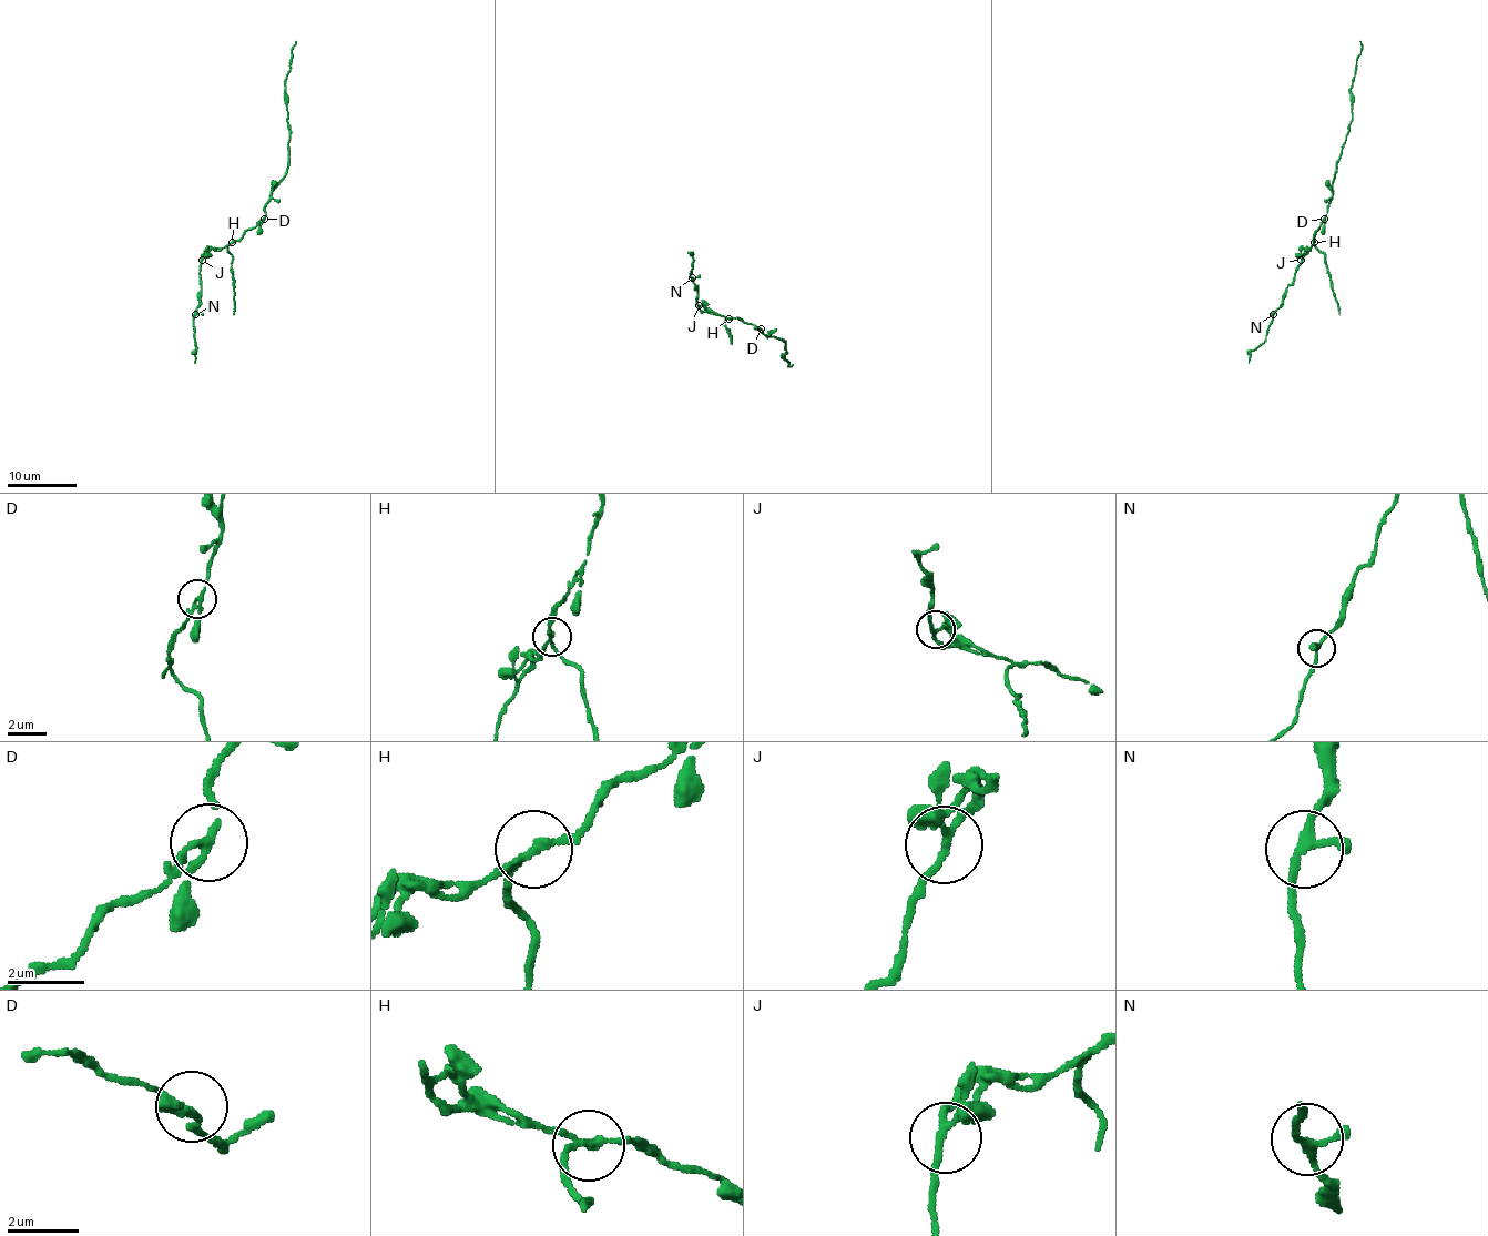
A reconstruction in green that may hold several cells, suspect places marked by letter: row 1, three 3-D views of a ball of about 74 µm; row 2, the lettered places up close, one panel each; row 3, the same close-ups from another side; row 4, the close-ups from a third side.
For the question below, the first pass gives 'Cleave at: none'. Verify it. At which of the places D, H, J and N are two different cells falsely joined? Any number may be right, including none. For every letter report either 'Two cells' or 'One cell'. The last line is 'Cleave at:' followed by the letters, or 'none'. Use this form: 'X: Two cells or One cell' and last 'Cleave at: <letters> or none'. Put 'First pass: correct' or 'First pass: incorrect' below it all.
D: One cell
H: Two cells
J: One cell
N: One cell
Cleave at: H
First pass: incorrect

